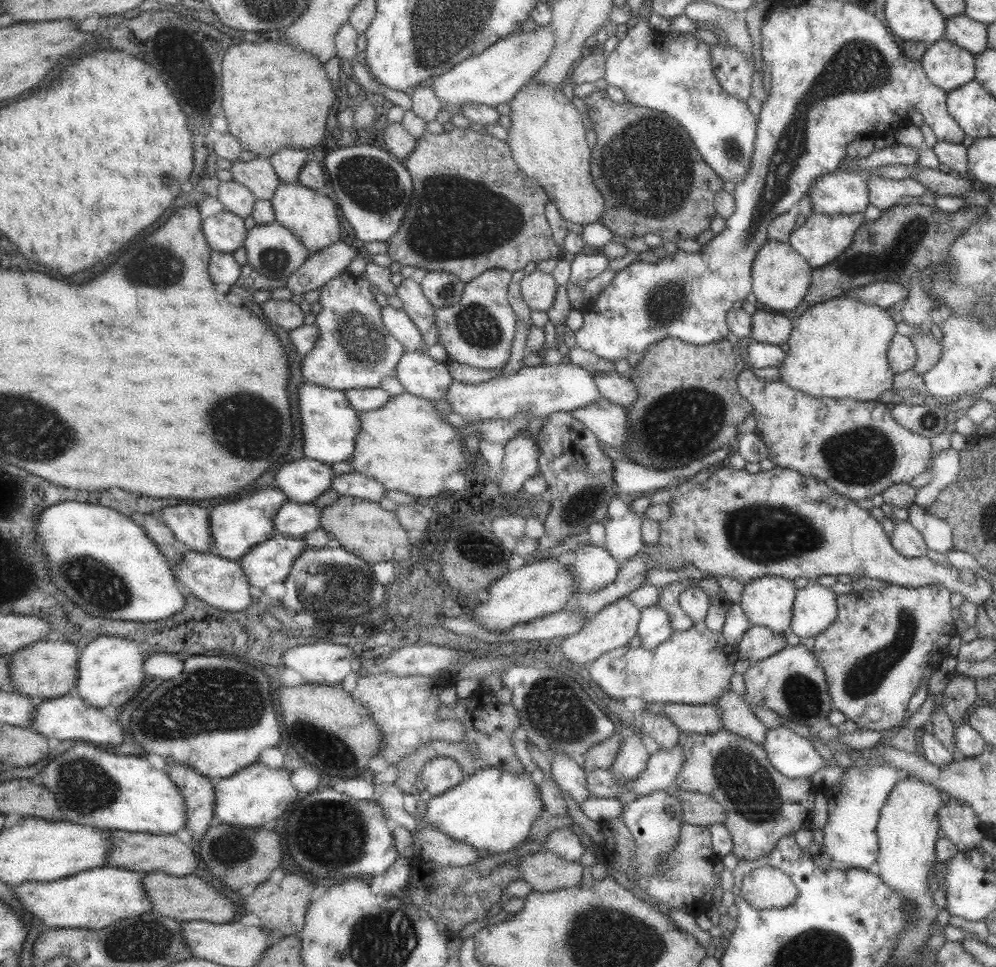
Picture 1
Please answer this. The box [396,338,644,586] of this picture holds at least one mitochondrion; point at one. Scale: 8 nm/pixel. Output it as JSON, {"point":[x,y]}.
{"point":[571,513]}

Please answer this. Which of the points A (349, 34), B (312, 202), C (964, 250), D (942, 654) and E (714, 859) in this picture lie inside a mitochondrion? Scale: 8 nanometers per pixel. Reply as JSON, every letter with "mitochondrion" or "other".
{"A":"other","B":"other","C":"other","D":"other","E":"other"}

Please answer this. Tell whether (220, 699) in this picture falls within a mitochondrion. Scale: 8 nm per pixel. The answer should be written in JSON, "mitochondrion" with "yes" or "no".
{"mitochondrion":"yes"}

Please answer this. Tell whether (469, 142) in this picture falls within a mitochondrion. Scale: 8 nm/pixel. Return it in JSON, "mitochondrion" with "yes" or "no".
{"mitochondrion":"no"}

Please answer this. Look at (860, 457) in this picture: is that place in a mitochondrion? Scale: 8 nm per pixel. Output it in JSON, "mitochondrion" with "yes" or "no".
{"mitochondrion":"yes"}

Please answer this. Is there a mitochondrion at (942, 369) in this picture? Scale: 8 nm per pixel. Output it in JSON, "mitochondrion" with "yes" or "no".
{"mitochondrion":"no"}

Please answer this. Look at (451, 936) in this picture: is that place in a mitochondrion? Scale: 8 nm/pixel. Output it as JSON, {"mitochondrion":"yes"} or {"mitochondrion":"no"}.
{"mitochondrion":"no"}

